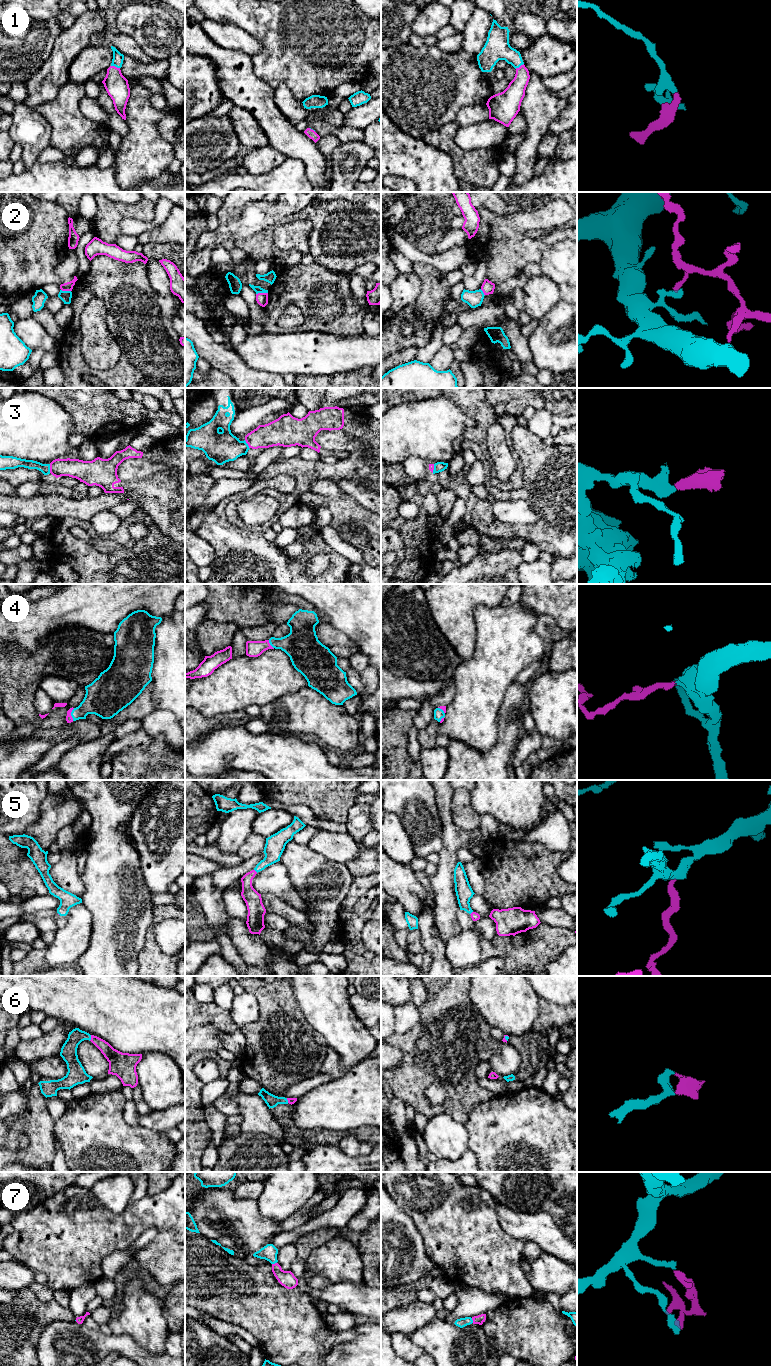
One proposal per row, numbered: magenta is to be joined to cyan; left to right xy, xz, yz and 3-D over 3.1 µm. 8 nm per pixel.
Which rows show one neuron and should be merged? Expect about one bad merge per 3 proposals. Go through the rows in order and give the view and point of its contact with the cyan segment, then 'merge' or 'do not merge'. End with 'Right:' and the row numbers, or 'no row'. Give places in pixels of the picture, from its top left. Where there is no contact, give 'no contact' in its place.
1: meets cyan in xy at (115, 66); merge
2: meets cyan in xz at (261, 292); do not merge
3: meets cyan in xy at (49, 468); merge
4: meets cyan in xy at (71, 714); merge
5: meets cyan in xz at (256, 871); merge
6: meets cyan in xy at (90, 1038); merge
7: meets cyan in xz at (274, 1263); merge
Right: 1, 3, 4, 5, 6, 7

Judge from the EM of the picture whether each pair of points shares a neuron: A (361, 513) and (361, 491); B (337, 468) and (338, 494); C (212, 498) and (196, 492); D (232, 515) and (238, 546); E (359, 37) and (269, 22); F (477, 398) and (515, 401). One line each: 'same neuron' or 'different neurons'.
A: different neurons
B: different neurons
C: different neurons
D: different neurons
E: same neuron
F: different neurons

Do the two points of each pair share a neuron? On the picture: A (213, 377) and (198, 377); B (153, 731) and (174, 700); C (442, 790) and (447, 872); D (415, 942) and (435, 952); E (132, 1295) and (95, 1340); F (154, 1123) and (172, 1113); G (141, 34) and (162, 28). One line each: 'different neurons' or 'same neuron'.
A: same neuron
B: different neurons
C: same neuron
D: different neurons
E: different neurons
F: same neuron
G: same neuron

